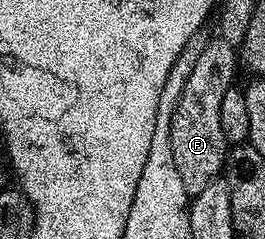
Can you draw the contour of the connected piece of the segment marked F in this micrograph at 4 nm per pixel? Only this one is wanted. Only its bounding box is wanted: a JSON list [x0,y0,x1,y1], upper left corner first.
[170,36,238,196]

